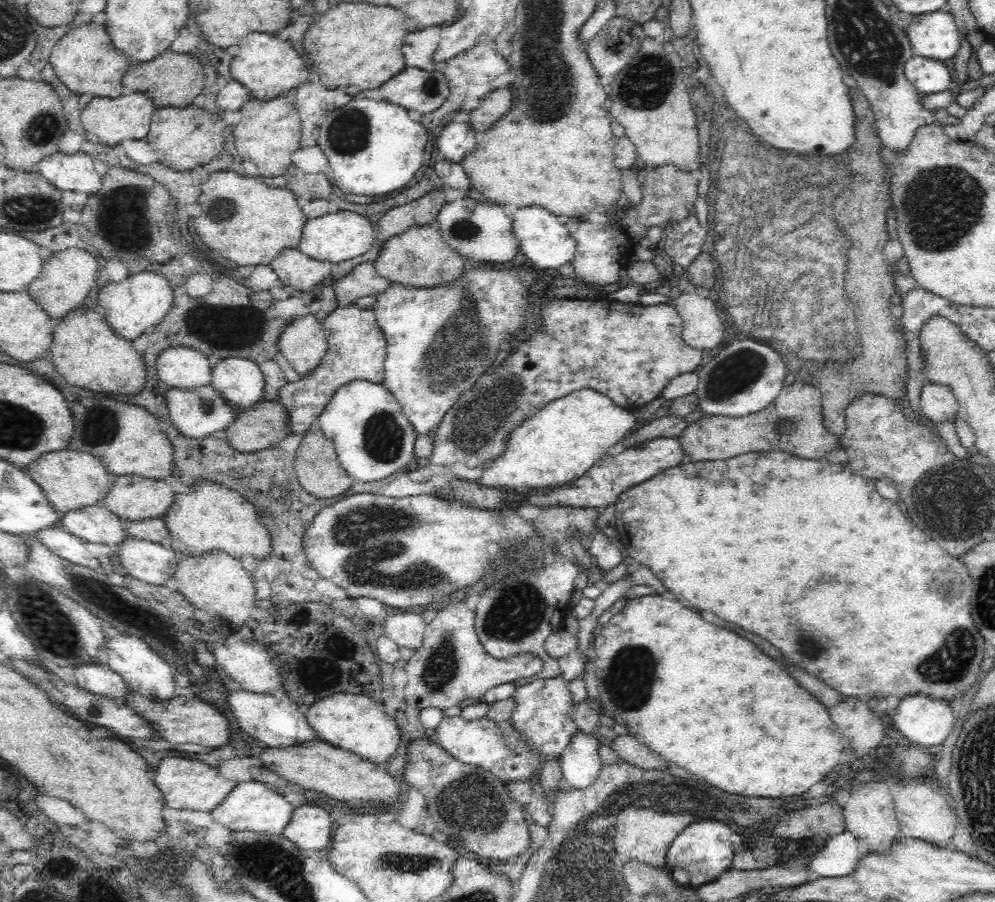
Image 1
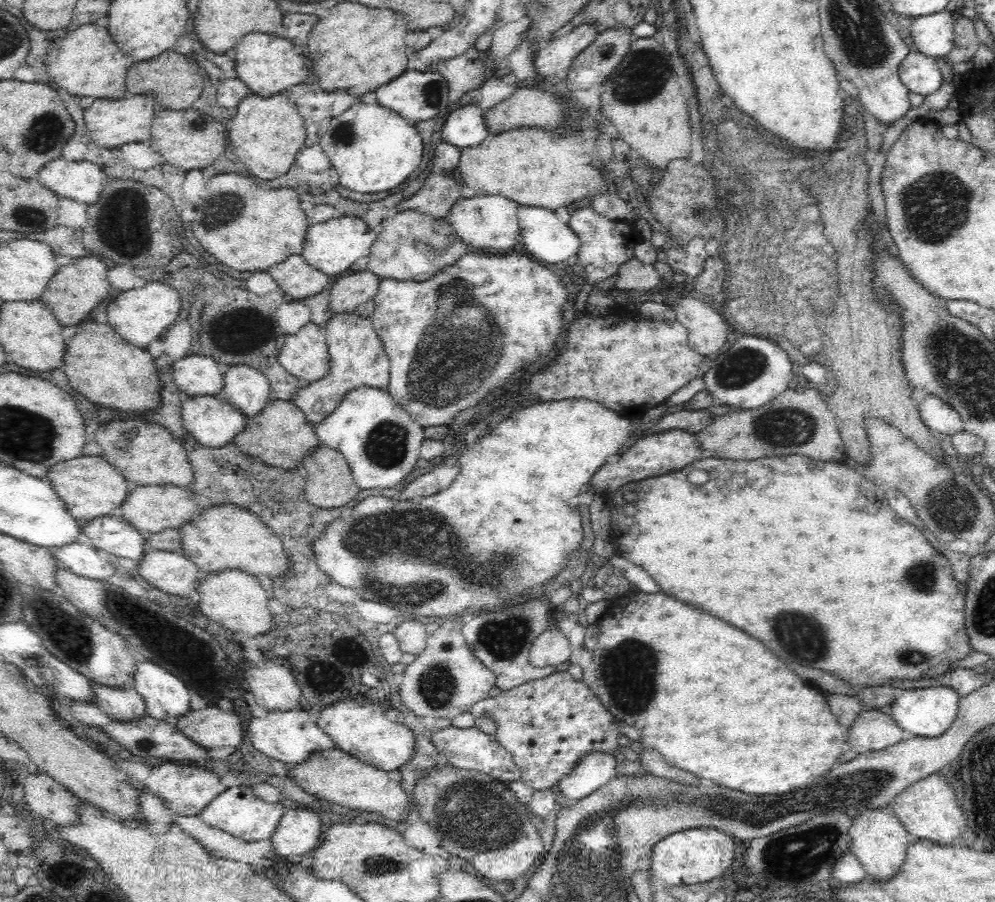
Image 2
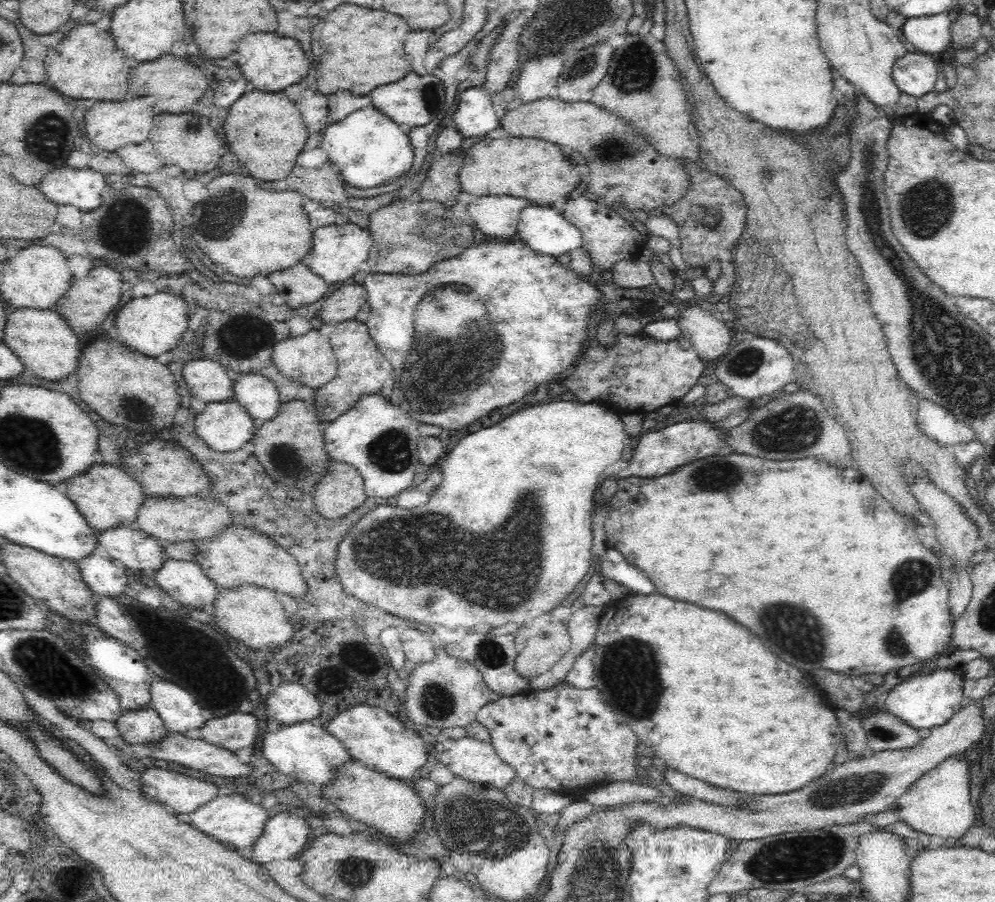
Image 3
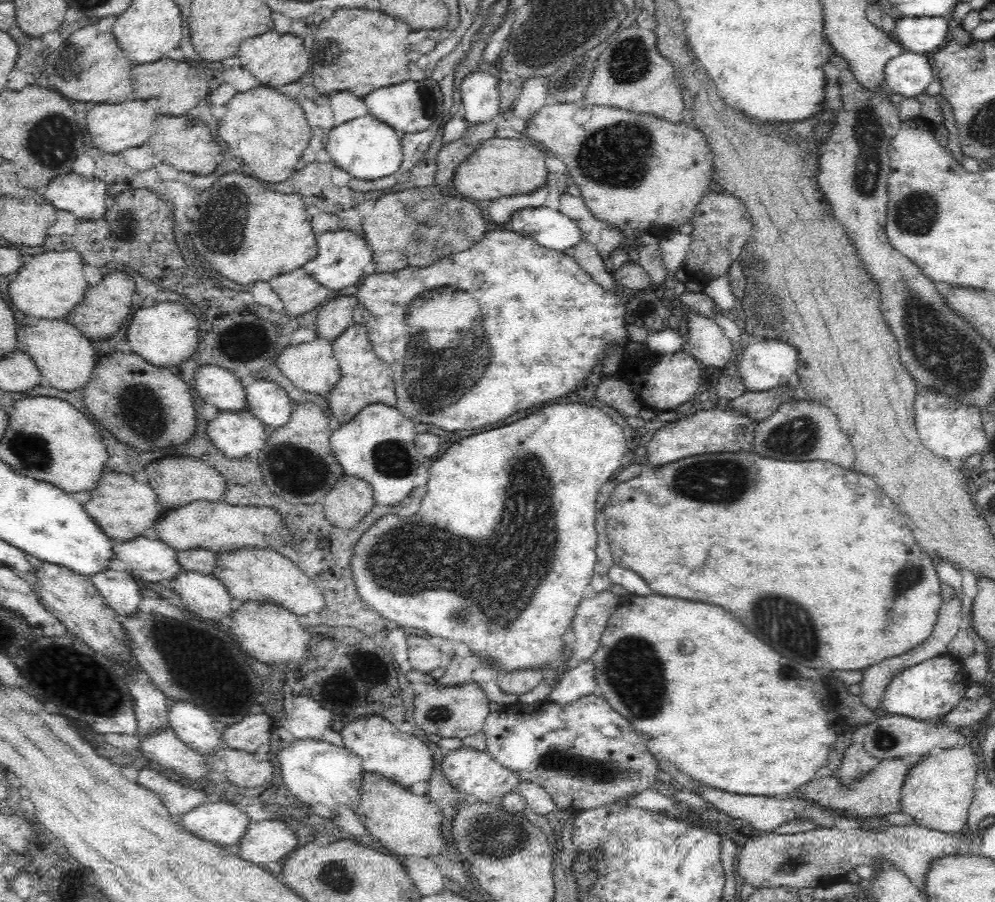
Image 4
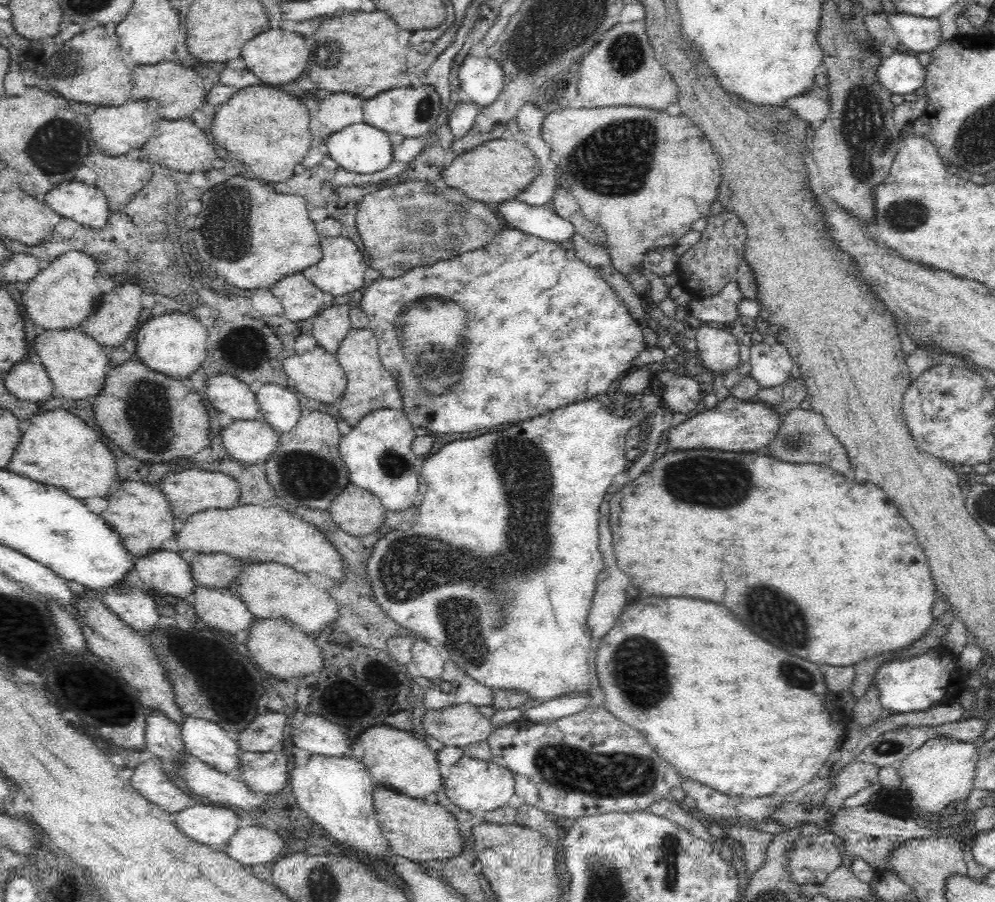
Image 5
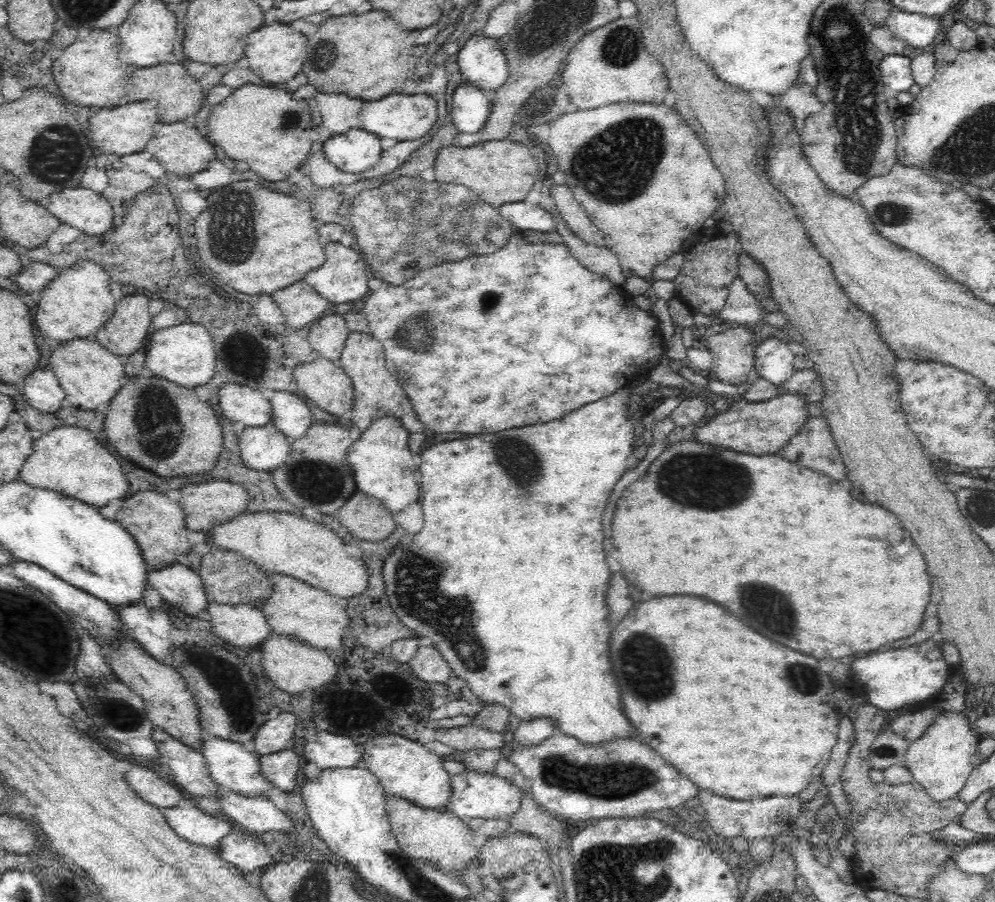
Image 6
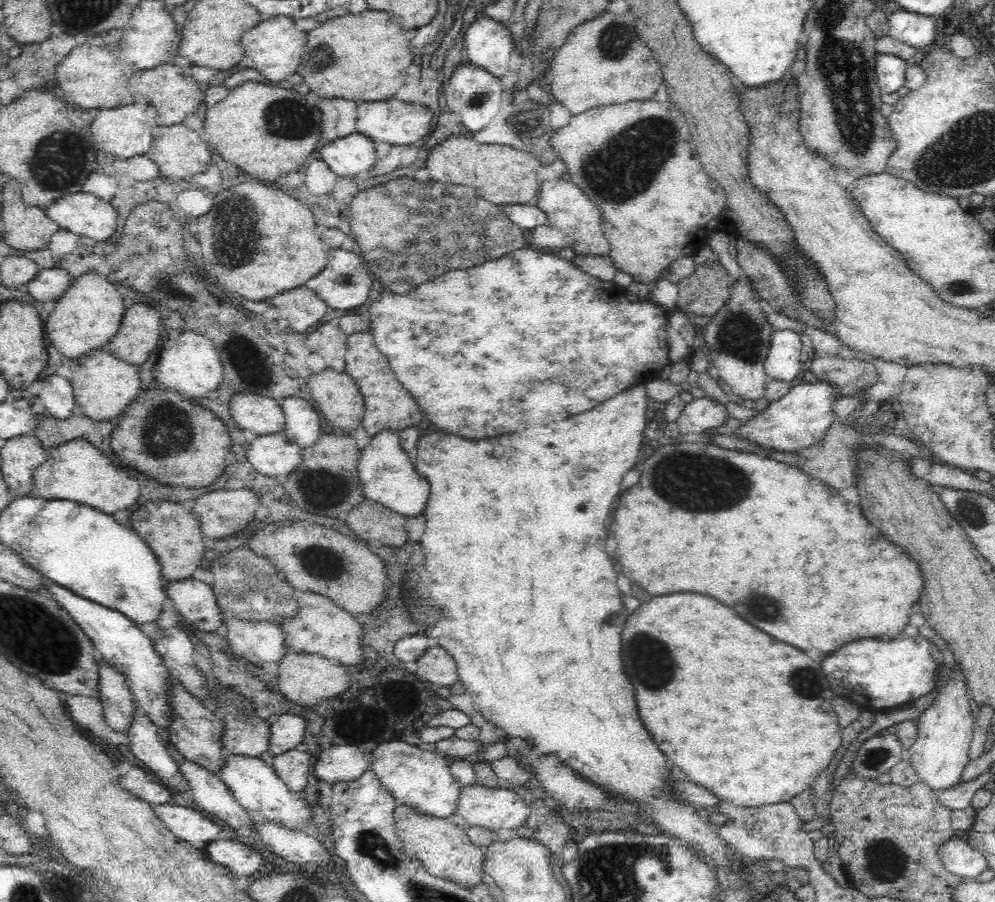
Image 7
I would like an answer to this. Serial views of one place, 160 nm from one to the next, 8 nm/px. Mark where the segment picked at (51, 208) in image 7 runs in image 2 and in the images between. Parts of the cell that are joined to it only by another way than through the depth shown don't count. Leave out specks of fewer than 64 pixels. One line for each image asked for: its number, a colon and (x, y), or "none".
2: (83, 181)
3: (82, 188)
4: (84, 198)
5: (85, 204)
6: (82, 208)

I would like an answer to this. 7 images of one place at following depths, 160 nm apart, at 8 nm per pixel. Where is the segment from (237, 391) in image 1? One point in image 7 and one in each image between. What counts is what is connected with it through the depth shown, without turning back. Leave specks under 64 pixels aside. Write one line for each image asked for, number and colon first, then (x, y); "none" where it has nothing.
2: (246, 389)
3: (257, 394)
4: (268, 401)
5: (279, 407)
6: (291, 415)
7: (302, 425)

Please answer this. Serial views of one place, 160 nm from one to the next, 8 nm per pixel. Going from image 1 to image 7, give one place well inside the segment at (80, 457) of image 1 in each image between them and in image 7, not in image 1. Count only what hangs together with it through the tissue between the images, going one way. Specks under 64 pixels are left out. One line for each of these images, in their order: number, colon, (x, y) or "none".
2: (91, 487)
3: (106, 497)
4: (122, 507)
5: (139, 513)
6: (158, 525)
7: (173, 533)

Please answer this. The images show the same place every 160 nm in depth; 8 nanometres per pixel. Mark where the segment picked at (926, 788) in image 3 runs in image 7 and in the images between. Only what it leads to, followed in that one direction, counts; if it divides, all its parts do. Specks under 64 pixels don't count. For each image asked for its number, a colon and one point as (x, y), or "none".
4: (937, 791)
5: (940, 772)
6: (941, 760)
7: (945, 729)

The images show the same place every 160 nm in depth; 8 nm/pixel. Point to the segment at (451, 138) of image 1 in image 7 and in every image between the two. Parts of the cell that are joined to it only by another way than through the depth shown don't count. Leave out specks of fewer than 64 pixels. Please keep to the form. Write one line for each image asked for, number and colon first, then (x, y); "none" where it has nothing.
2: (465, 127)
3: (475, 116)
4: (479, 90)
5: (481, 78)
6: (482, 62)
7: (489, 43)

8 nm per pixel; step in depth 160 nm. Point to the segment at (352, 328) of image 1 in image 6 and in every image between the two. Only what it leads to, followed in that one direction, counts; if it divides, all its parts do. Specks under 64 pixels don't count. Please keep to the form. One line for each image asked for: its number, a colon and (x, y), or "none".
2: (357, 358)
3: (362, 370)
4: (365, 379)
5: (370, 387)
6: (377, 394)

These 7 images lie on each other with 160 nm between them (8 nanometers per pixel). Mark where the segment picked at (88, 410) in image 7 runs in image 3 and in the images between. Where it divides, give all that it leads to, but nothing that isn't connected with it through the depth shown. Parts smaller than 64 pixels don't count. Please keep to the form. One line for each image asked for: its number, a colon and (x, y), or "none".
3: (42, 340)
4: (66, 359)
5: (77, 365)
6: (90, 375)

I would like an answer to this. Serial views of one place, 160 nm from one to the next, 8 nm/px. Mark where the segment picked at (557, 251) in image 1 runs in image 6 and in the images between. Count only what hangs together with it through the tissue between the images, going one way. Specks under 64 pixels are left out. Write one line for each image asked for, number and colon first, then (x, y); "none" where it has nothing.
2: (550, 241)
3: (545, 230)
4: (550, 228)
5: (541, 221)
6: (524, 215)

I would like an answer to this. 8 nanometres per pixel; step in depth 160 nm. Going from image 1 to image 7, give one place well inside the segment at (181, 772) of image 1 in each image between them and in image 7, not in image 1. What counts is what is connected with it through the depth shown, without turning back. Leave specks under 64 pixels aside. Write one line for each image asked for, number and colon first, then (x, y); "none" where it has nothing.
2: (187, 789)
3: (180, 794)
4: (178, 799)
5: (150, 779)
6: (146, 784)
7: (141, 784)

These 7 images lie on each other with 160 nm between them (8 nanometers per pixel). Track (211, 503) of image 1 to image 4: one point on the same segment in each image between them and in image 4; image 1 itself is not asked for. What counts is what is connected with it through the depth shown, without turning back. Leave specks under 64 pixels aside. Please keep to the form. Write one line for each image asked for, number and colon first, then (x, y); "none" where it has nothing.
2: (221, 538)
3: (240, 555)
4: (264, 576)

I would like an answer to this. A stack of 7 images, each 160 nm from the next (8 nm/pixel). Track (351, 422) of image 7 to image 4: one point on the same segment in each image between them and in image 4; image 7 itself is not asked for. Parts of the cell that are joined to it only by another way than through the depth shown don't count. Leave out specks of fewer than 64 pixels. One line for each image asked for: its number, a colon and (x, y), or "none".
4: (312, 367)
5: (318, 375)
6: (322, 381)

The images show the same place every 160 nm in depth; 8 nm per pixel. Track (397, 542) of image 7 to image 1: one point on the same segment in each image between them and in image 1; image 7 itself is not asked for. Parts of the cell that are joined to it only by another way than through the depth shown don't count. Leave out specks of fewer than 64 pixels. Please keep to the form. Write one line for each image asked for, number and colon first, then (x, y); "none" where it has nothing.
1: (320, 473)
2: (329, 482)
3: (342, 490)
4: (351, 500)
5: (358, 512)
6: (365, 518)

